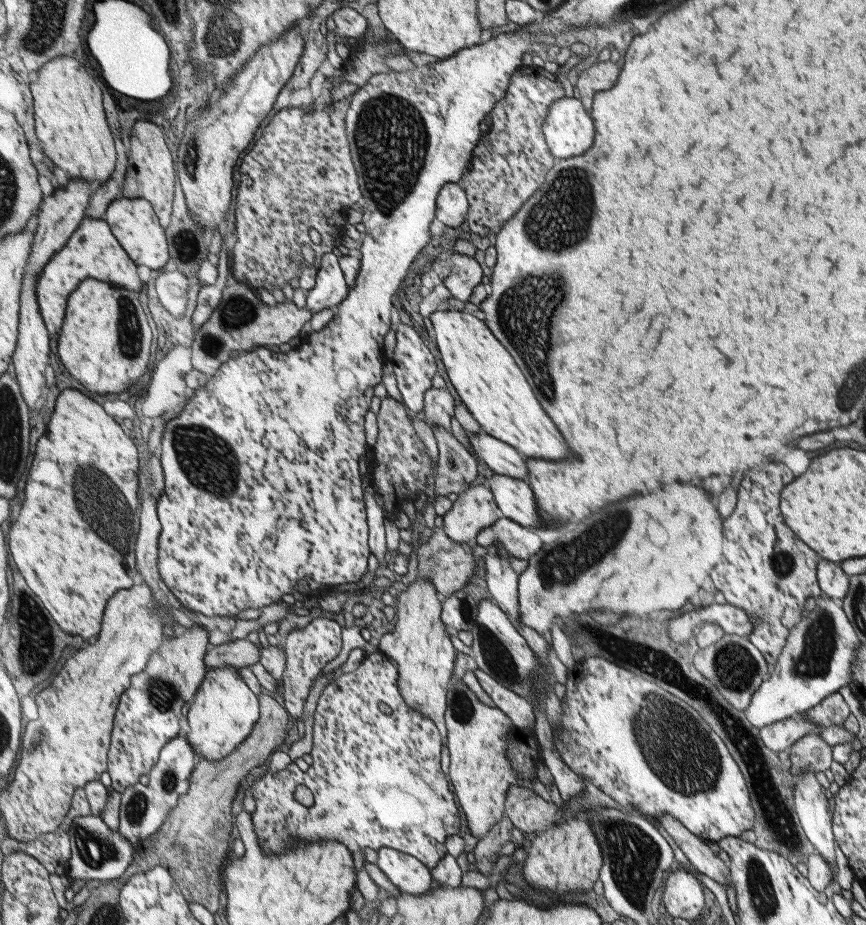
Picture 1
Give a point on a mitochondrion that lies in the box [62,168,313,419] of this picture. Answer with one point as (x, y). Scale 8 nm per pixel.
(239, 313)

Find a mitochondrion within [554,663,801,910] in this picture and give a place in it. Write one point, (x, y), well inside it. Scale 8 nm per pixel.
(686, 759)

